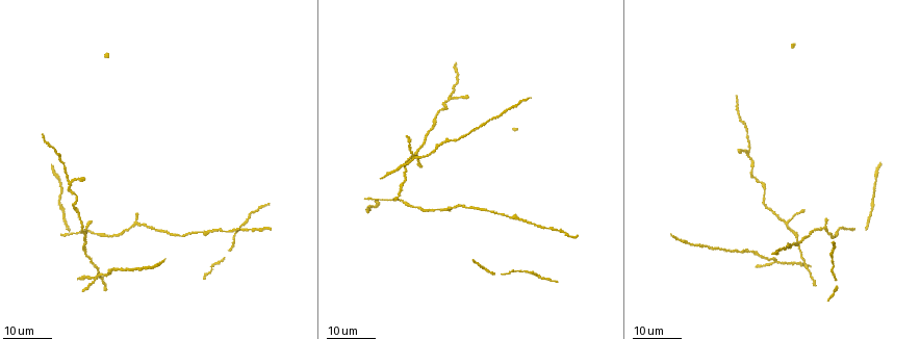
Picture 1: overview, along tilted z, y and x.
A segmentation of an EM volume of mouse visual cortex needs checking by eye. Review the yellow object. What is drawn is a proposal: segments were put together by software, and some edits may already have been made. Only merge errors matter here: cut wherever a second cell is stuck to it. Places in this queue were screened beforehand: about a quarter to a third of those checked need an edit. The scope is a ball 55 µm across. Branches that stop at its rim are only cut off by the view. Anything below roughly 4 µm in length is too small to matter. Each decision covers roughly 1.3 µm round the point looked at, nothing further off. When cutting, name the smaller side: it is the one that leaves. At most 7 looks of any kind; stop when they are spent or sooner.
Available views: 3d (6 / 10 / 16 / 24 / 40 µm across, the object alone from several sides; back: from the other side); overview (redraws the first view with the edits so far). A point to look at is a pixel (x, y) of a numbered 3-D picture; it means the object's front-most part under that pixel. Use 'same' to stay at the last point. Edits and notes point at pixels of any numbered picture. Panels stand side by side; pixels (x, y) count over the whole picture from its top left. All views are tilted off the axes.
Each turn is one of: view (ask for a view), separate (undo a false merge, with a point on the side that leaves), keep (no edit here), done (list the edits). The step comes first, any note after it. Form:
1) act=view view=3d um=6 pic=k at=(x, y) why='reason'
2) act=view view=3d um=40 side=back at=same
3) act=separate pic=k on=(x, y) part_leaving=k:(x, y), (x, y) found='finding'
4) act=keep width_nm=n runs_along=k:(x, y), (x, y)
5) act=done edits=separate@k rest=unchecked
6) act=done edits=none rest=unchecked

act=view view=3d um=24 pic=1 at=(95, 275) why='a fork'

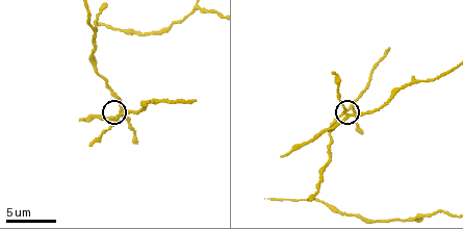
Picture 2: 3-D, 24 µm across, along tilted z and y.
act=view view=3d um=6 pic=2 at=(119, 115)

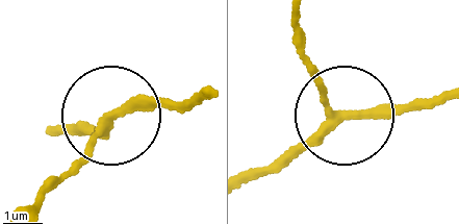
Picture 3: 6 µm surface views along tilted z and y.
act=view view=3d um=6 side=back pic=3 at=(106, 123)

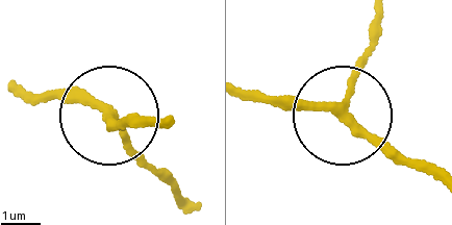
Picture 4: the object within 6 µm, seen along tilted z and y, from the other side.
act=keep side_arm_um=6 found='all the same cell'

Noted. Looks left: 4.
act=view view=3d um=6 pic=2 at=(425, 80) why='sudden change in width'

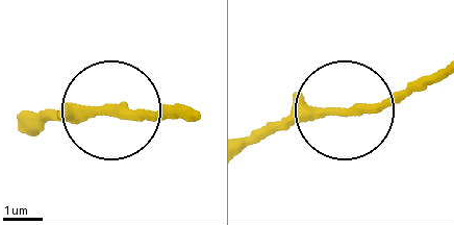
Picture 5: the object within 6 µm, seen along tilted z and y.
act=keep found='all the same cell'

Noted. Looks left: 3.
act=view view=3d um=16 pic=2 at=(352, 106) why='three arms meet'

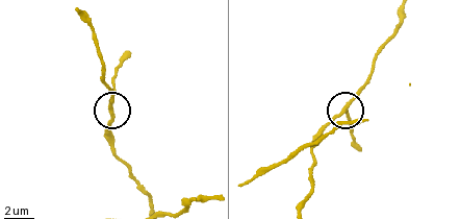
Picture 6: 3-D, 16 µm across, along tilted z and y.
act=keep arms=3 found='continuous, no second cell'

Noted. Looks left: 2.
act=view view=3d um=10 pic=2 at=(191, 13) why='thick turns thin'

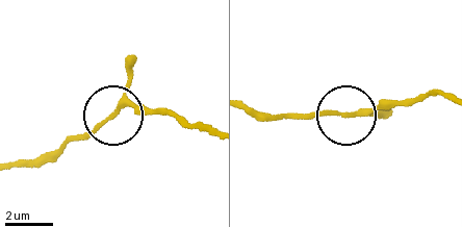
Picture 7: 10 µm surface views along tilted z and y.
act=keep width_nm=180 found='continuous, no second cell'

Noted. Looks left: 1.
act=done edits=none rest=unchecked

